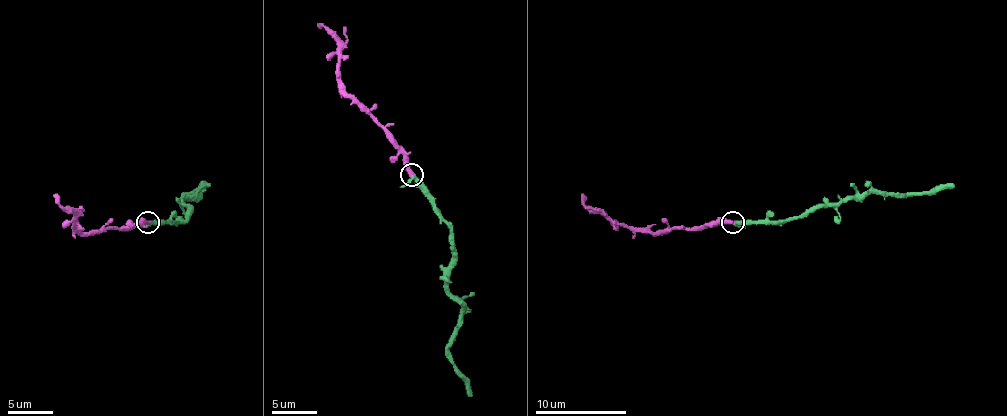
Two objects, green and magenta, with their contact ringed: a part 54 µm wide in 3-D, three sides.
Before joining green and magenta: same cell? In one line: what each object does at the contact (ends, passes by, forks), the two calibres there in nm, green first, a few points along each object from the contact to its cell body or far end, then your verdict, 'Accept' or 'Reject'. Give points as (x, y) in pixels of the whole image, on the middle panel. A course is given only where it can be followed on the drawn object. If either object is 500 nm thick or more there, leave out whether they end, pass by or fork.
At the ring green passes by. At the ring magenta ends. Thickness 280 nm (green) against 380 nm. Course of green: (412, 174), (451, 230), (453, 258), (446, 289), (462, 308), (462, 326), (448, 360), (471, 396). Course of magenta: (412, 174), (405, 151), (344, 90), (339, 79), (339, 47), (330, 33), (317, 24). Accept

